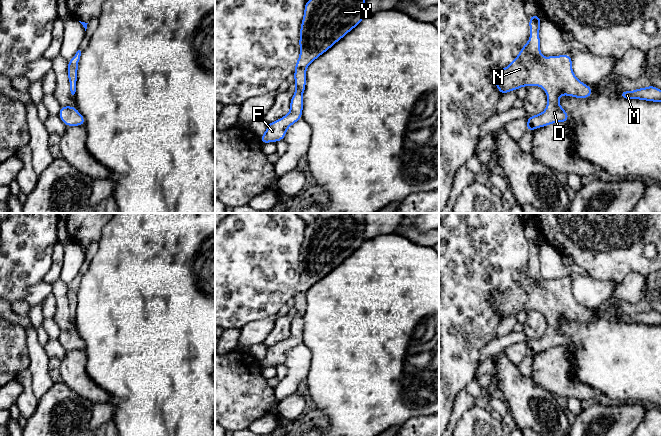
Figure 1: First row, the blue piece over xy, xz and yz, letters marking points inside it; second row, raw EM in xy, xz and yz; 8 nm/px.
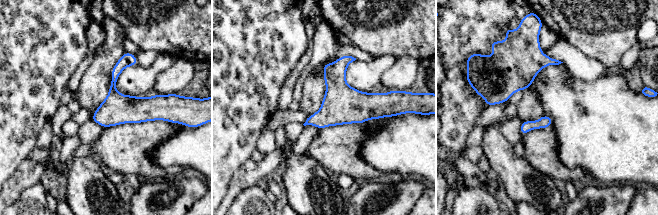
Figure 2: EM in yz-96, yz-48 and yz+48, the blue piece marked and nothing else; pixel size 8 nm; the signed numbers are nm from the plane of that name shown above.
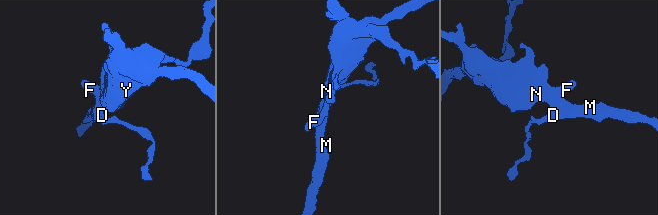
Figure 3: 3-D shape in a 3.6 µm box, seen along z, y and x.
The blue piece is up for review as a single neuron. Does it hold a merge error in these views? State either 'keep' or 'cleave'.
keep

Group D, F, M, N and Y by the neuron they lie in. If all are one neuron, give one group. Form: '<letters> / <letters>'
D F M N Y

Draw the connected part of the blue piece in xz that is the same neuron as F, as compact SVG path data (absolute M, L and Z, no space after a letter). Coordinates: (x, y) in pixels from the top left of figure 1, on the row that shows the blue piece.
M306 0L290 111L284 117L268 123L265 133L260 136L262 145L284 140L287 129L302 118L307 67L366 17L364 9L365 0Z

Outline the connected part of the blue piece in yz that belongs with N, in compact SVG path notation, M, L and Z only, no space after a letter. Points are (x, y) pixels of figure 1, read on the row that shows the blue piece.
M537 13L529 16L529 41L506 68L497 69L494 75L495 86L502 96L522 86L535 85L545 90L547 106L541 114L526 119L526 132L553 123L568 122L569 115L558 102L562 94L579 99L593 94L590 86L576 78L569 54L542 57L539 36L541 22Z

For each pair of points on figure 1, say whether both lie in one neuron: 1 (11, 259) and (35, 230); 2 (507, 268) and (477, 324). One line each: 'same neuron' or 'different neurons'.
1: same neuron
2: same neuron

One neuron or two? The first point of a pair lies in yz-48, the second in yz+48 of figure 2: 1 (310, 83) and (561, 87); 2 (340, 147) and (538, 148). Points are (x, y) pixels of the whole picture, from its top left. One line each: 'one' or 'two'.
1: two
2: one

